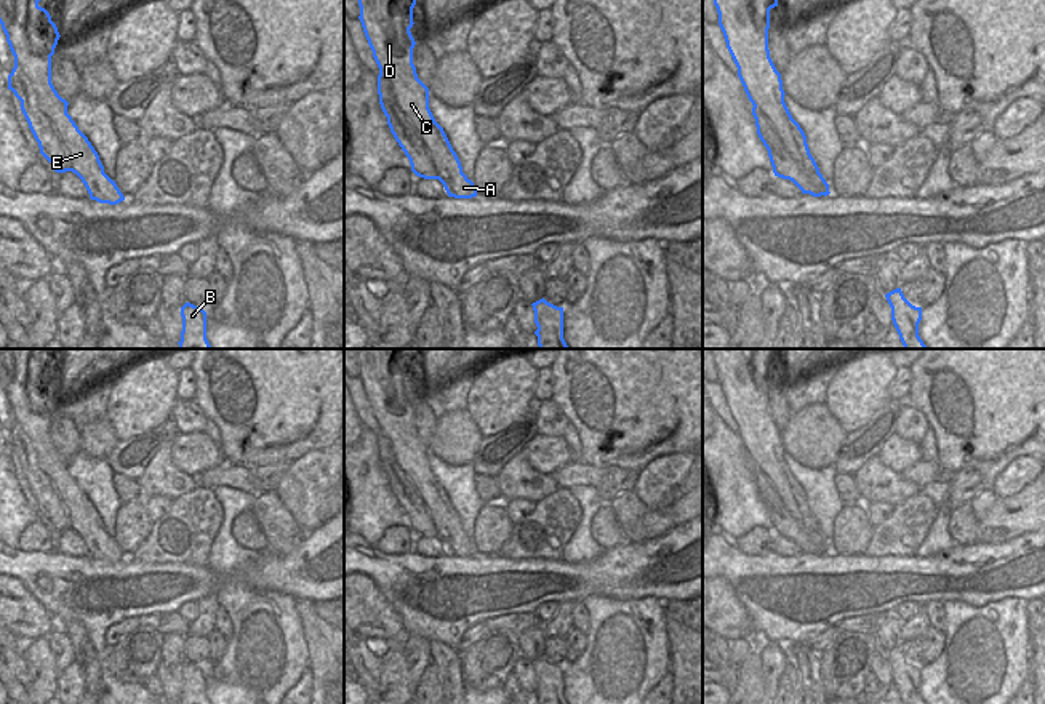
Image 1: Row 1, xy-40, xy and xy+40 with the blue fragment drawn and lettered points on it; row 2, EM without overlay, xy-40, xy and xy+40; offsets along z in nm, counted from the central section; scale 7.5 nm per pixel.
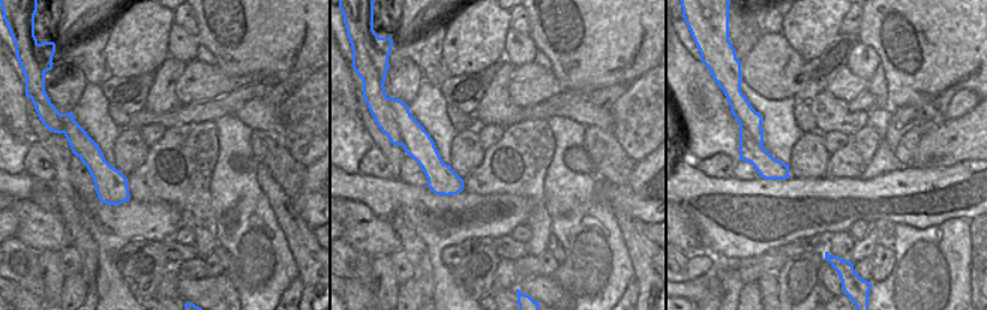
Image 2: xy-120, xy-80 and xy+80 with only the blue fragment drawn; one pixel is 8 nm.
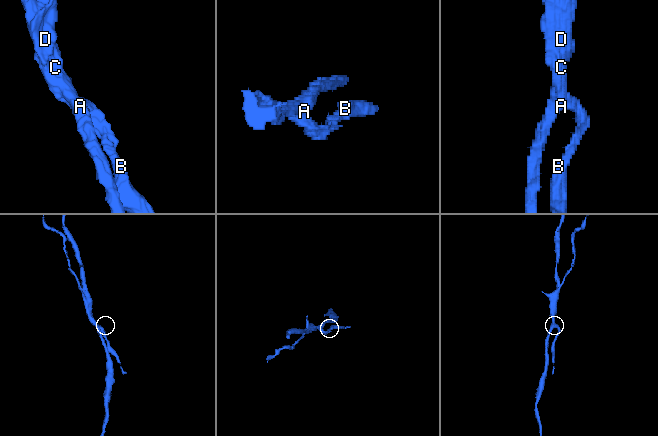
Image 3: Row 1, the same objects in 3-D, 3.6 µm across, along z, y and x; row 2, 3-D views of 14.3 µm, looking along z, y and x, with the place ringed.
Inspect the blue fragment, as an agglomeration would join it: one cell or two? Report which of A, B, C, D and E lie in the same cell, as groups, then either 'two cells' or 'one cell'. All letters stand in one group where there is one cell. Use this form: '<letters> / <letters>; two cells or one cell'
A C D E / B; two cells

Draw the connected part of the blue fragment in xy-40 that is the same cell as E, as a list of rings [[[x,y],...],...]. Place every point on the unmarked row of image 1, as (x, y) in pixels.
[[[0,349],[0,382],[24,432],[32,438],[40,467],[53,480],[70,518],[72,531],[85,542],[90,557],[117,563],[123,552],[106,531],[98,510],[67,472],[69,461],[51,442],[51,414],[59,398],[50,371],[38,363],[42,349]]]

